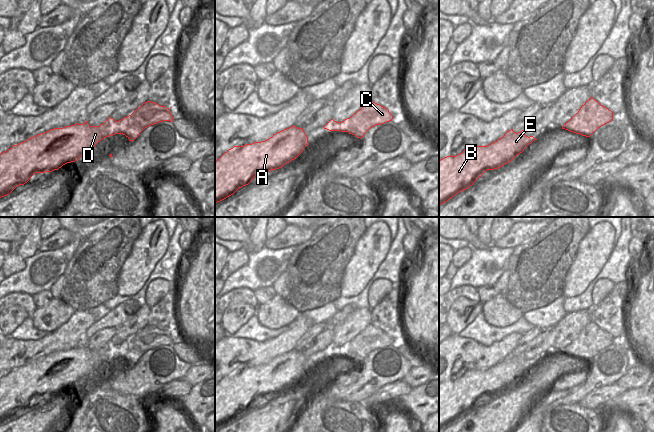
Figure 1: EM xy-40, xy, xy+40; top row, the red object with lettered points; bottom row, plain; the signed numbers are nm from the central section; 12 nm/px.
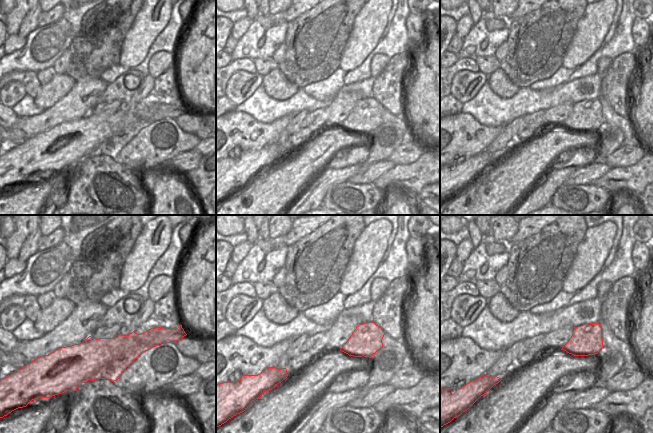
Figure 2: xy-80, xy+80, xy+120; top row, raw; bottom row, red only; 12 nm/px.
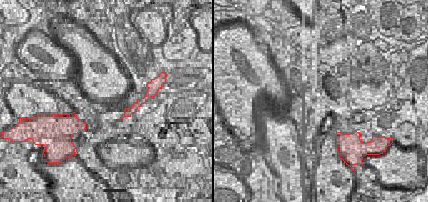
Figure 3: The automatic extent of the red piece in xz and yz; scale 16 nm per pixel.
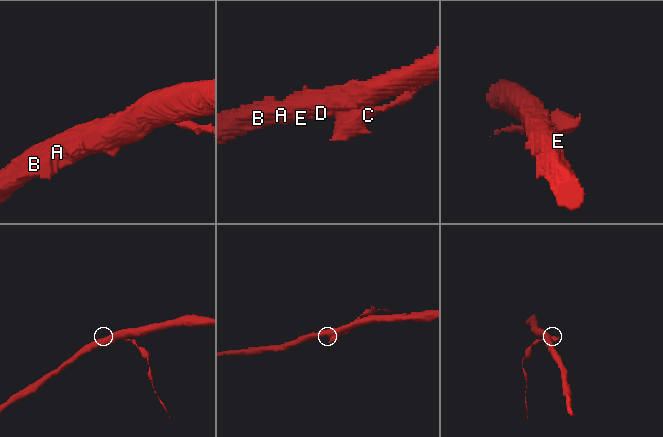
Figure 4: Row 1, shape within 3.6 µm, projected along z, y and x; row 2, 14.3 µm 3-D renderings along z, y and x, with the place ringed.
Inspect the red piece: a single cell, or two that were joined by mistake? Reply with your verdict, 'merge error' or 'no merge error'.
merge error

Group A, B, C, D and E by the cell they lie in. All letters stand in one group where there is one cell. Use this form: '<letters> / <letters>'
A B D E / C

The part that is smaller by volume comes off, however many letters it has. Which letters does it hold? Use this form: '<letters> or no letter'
C

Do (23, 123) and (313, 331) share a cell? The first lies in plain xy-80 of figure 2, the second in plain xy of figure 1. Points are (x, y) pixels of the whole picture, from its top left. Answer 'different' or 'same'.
different

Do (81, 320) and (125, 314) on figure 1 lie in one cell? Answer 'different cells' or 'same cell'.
different cells

